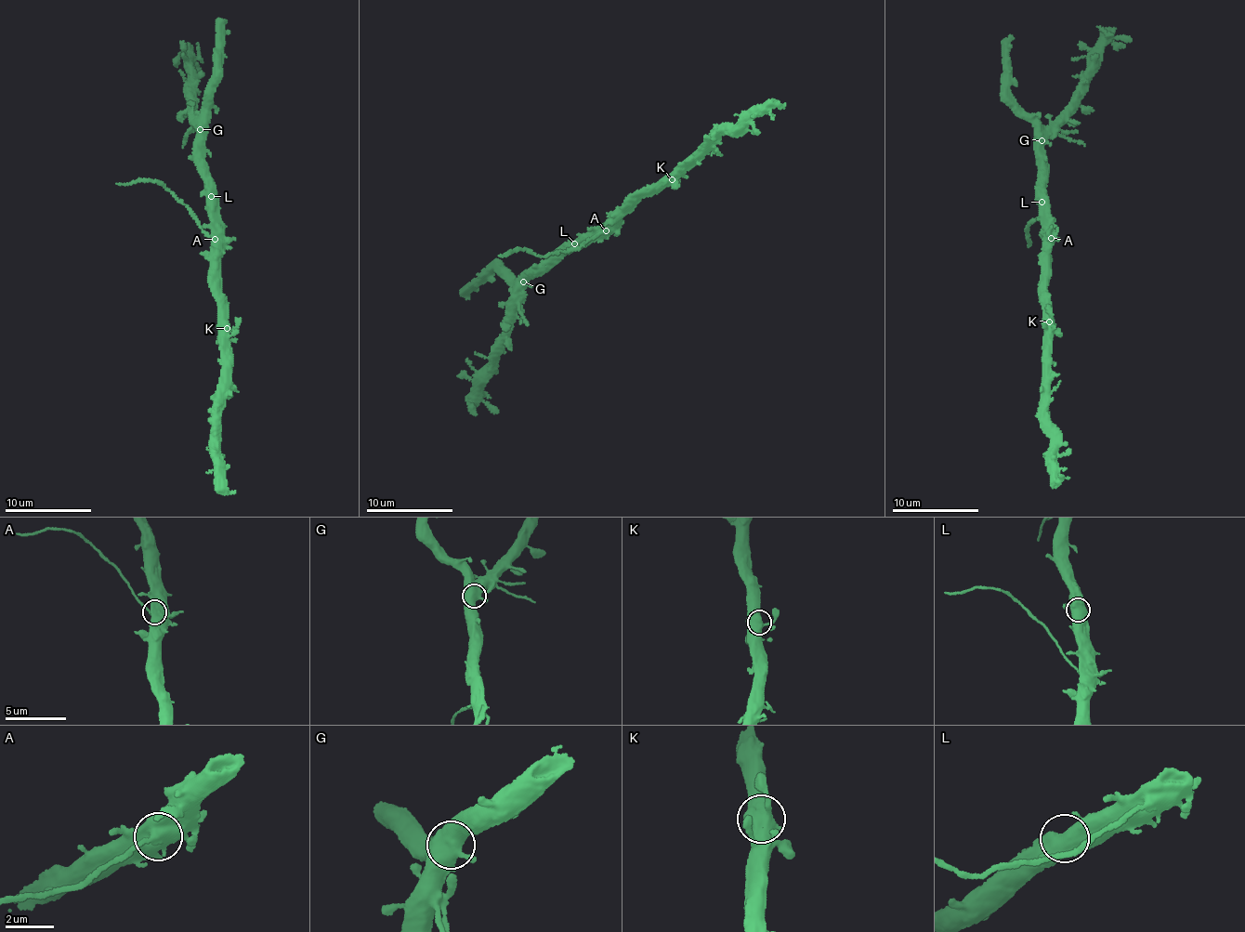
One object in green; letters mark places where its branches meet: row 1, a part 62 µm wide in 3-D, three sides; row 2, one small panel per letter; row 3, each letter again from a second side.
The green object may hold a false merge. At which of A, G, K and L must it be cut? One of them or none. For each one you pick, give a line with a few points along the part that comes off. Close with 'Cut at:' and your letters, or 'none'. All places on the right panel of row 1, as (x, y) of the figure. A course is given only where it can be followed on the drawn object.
A: course (1052, 239), (1052, 227), (1042, 218), (1025, 229), (1028, 247)
Cut at: A

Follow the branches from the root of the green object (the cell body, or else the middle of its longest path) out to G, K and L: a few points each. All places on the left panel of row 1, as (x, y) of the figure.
G: (212, 236), (208, 172), (203, 160), (203, 130), (200, 129)
K: (212, 236), (214, 251), (218, 255), (218, 317), (227, 328)
L: (212, 236), (211, 196)

